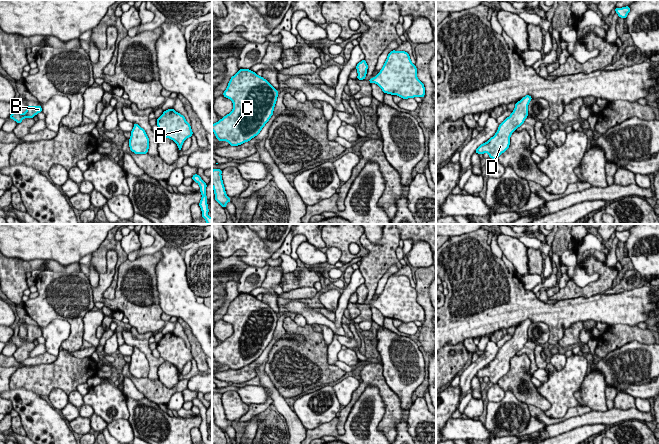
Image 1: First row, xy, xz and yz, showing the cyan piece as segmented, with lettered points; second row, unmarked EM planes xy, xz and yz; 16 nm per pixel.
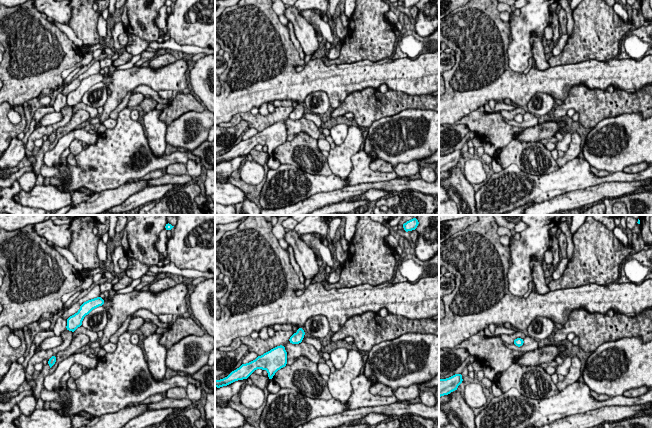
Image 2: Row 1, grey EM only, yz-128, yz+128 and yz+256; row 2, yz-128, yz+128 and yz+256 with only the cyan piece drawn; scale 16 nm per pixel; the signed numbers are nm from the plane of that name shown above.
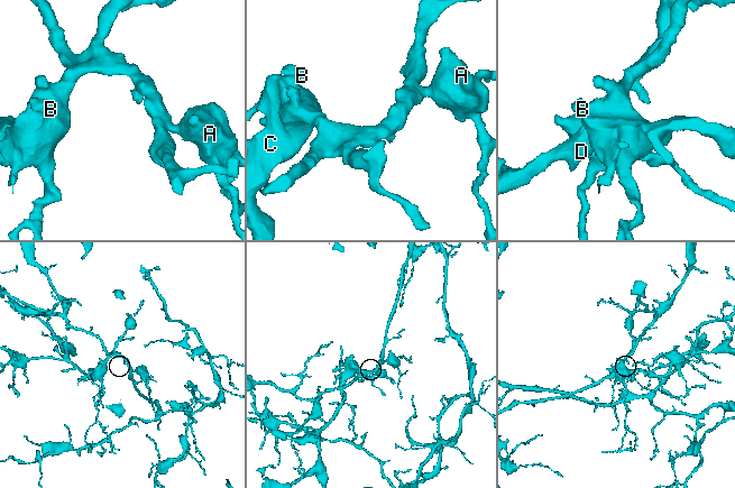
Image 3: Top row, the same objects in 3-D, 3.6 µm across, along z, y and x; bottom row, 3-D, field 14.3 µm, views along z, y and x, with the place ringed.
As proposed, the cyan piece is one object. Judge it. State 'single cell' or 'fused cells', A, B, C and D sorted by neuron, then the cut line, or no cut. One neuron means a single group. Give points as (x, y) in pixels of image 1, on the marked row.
single cell; A B C D; no cut

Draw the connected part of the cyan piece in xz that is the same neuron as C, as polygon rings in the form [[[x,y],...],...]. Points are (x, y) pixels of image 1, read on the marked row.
[[[239,69],[231,77],[223,96],[233,102],[233,110],[212,124],[219,141],[238,146],[257,136],[273,115],[278,91],[262,76]]]

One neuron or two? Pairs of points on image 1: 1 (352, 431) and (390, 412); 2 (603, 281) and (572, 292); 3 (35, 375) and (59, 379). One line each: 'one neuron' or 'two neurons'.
1: two neurons
2: one neuron
3: one neuron

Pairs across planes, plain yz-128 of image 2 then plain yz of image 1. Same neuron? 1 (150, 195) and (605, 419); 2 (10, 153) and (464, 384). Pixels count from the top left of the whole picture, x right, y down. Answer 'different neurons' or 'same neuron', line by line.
1: different neurons
2: different neurons

